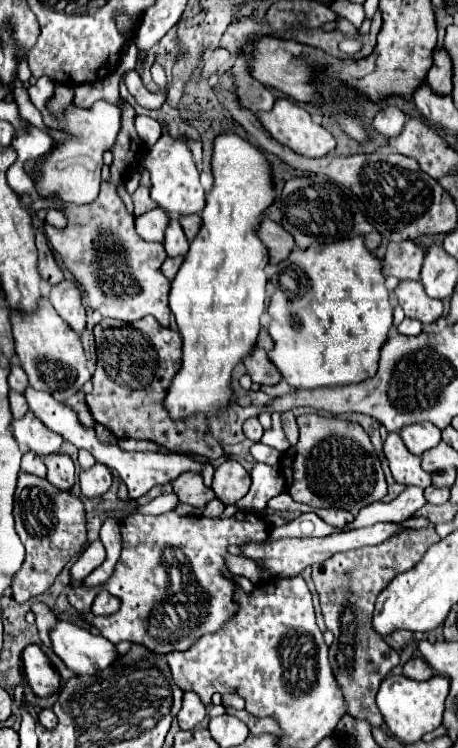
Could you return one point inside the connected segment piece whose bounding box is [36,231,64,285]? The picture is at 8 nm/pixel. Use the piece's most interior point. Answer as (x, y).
(47, 266)

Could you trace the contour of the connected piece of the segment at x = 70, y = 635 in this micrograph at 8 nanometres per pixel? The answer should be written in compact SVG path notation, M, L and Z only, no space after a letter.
M66 621L56 623L50 639L54 653L74 675L98 675L120 657L116 645L108 643L108 639Z

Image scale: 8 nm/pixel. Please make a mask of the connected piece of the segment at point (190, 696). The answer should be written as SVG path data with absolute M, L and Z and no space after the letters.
M192 691L184 693L184 703L182 703L182 709L178 713L180 729L192 731L194 727L198 727L202 723L204 717L206 717L206 705L200 701L200 697Z

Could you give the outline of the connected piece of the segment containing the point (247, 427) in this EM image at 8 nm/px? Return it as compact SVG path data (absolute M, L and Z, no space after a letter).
M250 417L244 421L244 435L250 439L250 441L260 441L262 435L264 435L264 429L262 425L258 423L256 417Z

